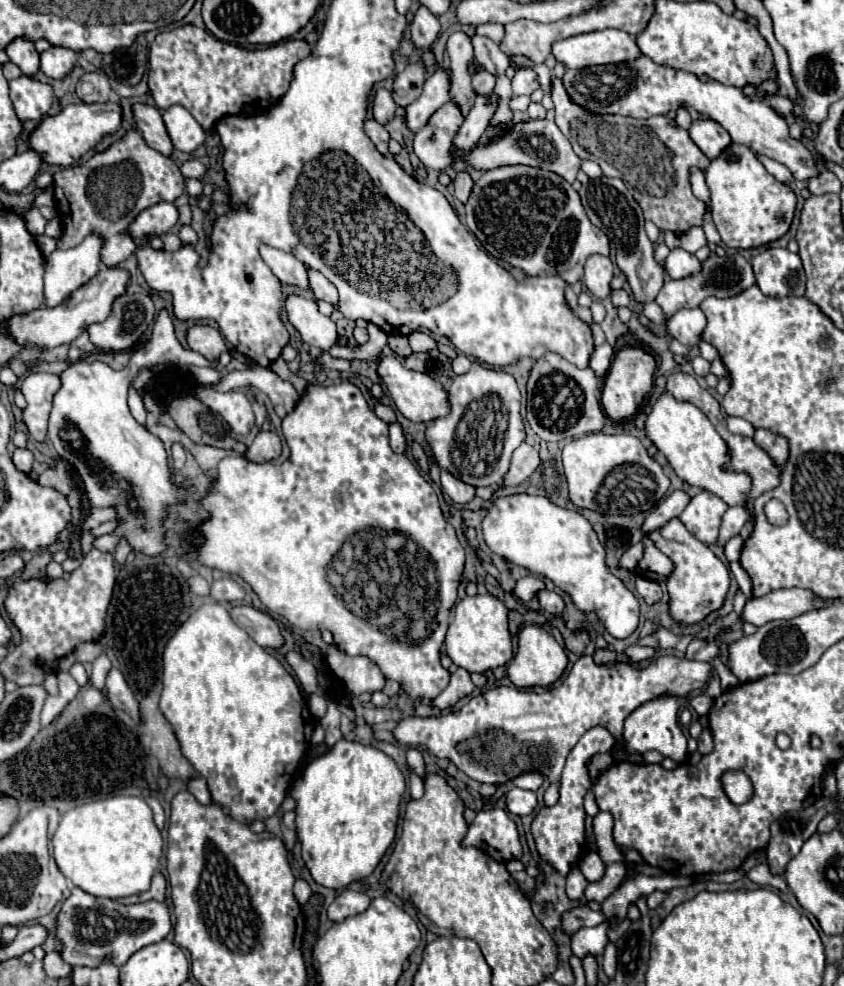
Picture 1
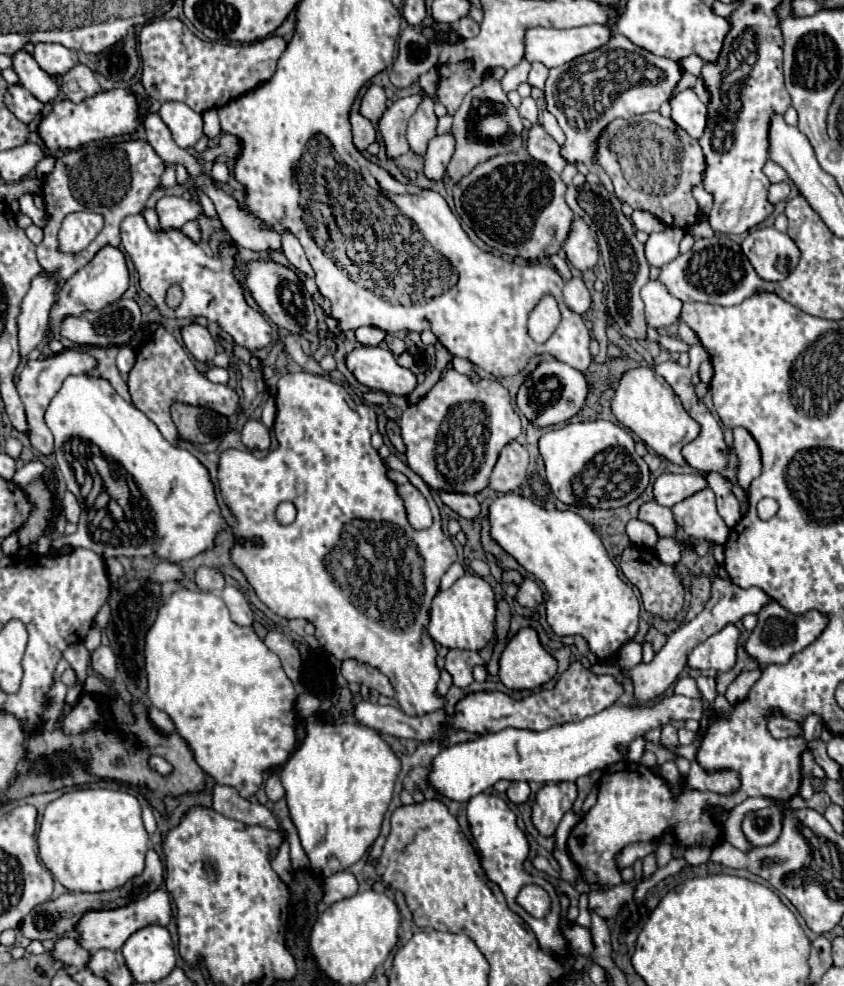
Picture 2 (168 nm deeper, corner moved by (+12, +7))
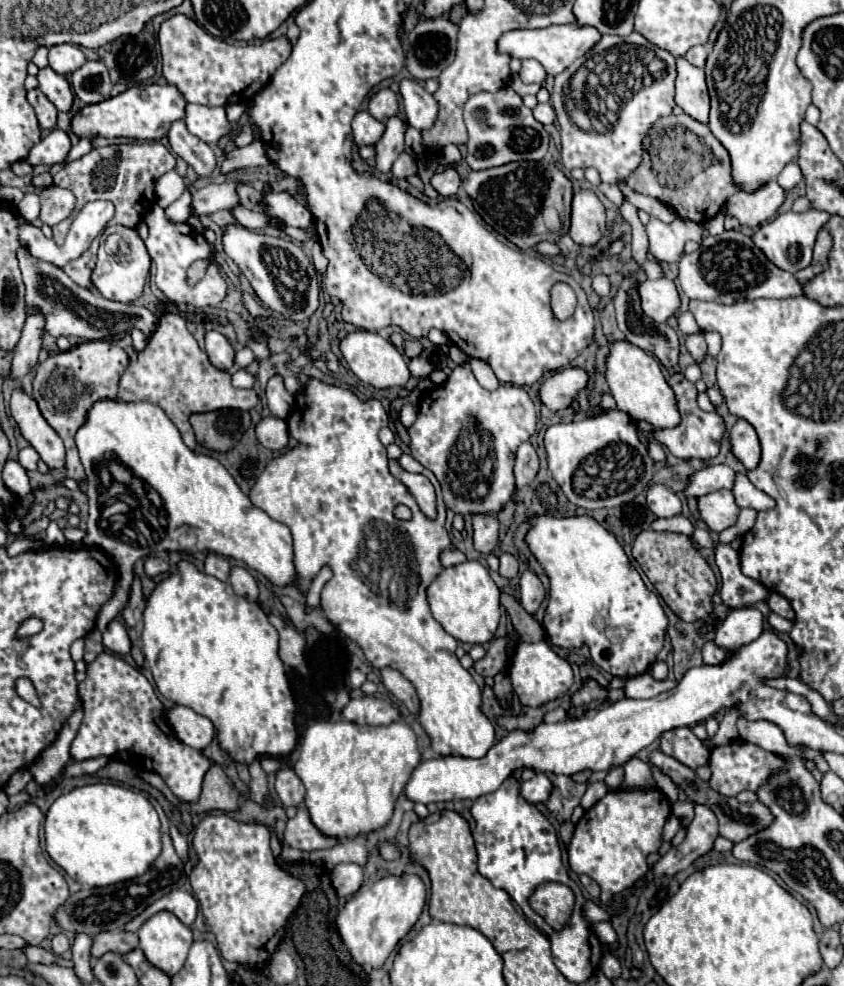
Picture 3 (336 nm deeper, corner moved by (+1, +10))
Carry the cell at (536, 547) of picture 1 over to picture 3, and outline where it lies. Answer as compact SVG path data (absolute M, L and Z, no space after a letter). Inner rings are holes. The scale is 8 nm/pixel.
M587 515L565 519L537 517L531 531L527 533L527 543L551 581L549 603L543 617L543 627L549 641L563 649L587 645L593 663L613 677L629 679L645 673L657 661L669 619L659 603L659 597L645 587L639 571L631 565L615 535Z

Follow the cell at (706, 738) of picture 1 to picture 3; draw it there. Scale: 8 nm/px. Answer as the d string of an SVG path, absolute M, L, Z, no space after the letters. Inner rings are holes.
M695 805L695 819L691 821L683 843L671 847L659 859L659 863L655 863L655 867L649 873L649 879L659 875L675 875L677 871L687 869L695 859L699 859L701 855L713 849L717 835L719 831L717 831L717 819L713 811L705 805Z

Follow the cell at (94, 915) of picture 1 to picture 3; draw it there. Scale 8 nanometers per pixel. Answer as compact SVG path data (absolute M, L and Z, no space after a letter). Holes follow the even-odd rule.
M177 889L177 891L173 891L173 893L165 895L165 897L161 897L159 901L155 901L143 915L139 915L139 917L133 919L129 925L125 925L125 929L127 929L127 931L137 931L139 925L141 925L145 919L149 919L151 915L155 915L155 913L159 913L159 911L171 911L171 913L175 913L185 925L191 925L191 923L195 921L195 917L197 917L199 903L197 903L197 899L195 899L191 893L187 893L187 891L183 891L183 889Z

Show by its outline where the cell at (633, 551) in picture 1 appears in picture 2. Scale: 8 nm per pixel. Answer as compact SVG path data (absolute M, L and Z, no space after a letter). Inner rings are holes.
M630 520L626 526L626 534L628 534L630 542L634 546L640 546L640 548L652 548L658 540L656 530L642 520Z

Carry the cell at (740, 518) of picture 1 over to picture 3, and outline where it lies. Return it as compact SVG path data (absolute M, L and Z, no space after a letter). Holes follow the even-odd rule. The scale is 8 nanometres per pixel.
M737 473L733 495L735 495L739 507L751 507L755 511L767 511L767 509L775 507L775 501L767 493L763 493L761 489L757 489L747 479L747 475L741 475L741 473Z

